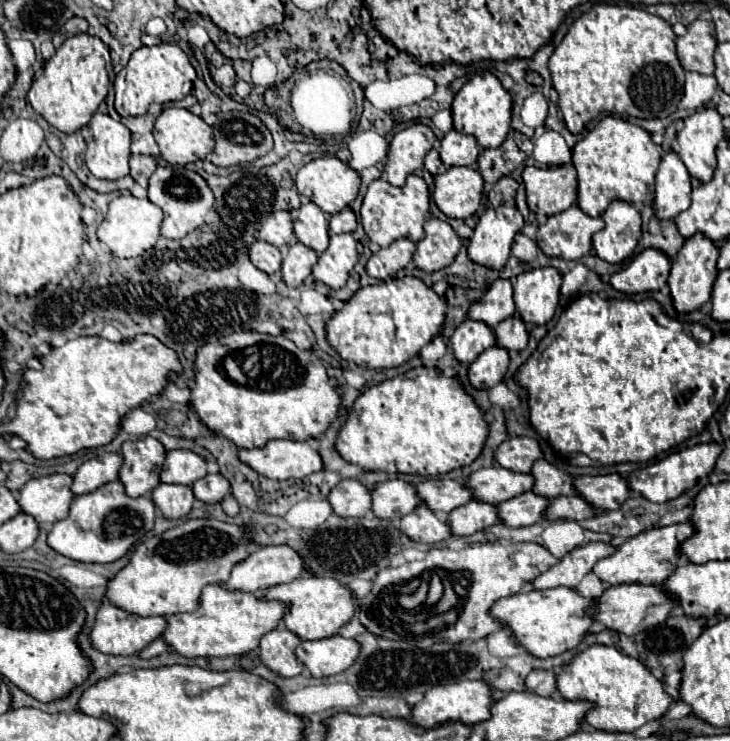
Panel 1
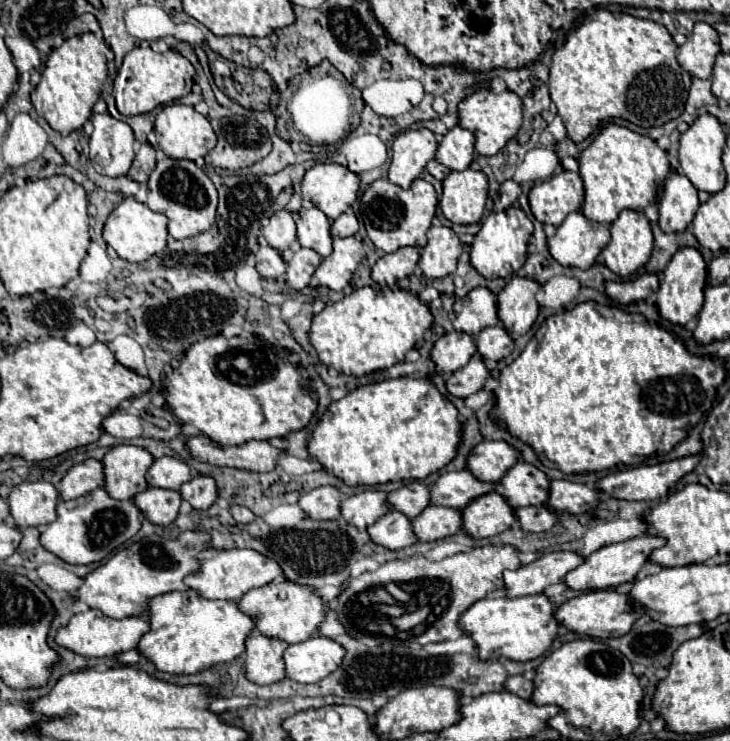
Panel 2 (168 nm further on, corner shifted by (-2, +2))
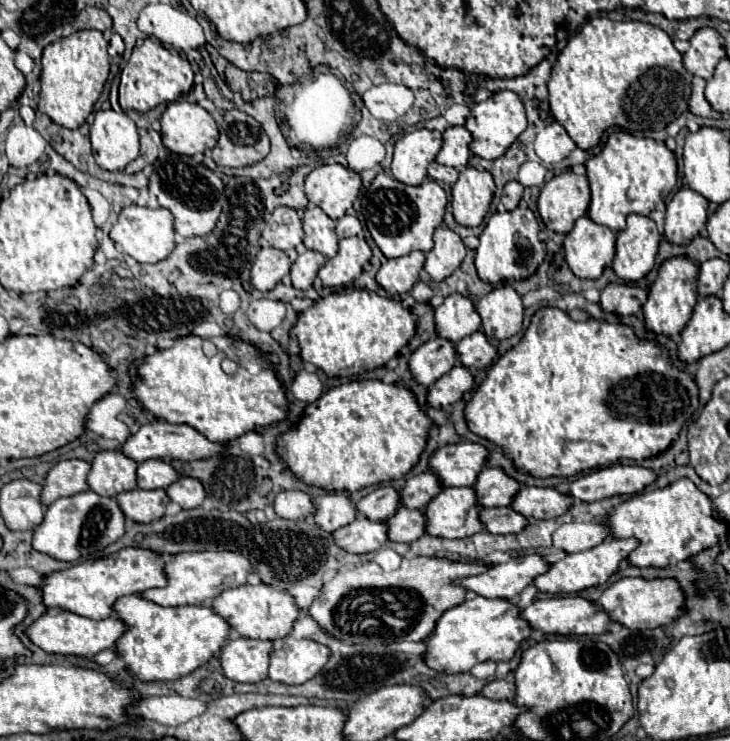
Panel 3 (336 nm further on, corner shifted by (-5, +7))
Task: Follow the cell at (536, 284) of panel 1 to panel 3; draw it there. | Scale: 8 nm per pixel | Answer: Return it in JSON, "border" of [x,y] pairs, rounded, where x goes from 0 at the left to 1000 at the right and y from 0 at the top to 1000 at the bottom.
{"border":[[[701,385],[677,387],[677,393],[652,406],[652,420],[660,428],[663,449],[677,460],[696,457],[715,447],[718,409]]]}

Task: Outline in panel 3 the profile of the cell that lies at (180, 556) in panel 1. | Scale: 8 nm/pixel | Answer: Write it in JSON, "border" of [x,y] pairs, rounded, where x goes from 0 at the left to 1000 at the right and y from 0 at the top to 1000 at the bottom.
{"border":[[[167,738],[153,749],[115,757],[88,771],[74,771],[63,776],[60,787],[55,789],[63,819],[82,819],[123,835],[145,835],[156,830],[156,811],[162,806],[195,800],[208,792],[227,792],[222,749],[205,746],[205,741],[195,738]]]}

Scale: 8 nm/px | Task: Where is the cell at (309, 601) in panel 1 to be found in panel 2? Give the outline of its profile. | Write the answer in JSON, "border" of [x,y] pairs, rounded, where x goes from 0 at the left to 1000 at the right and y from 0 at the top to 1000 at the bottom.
{"border":[[[371,785],[358,794],[341,796],[333,807],[325,810],[325,821],[338,829],[349,850],[366,861],[379,861],[393,869],[407,869],[432,856],[434,845],[445,834],[445,815],[423,791],[404,791],[401,785]]]}

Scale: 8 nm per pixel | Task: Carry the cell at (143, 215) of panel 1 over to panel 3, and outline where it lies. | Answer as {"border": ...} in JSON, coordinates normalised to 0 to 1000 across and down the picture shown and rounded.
{"border":[[[192,277],[170,279],[151,312],[151,323],[167,336],[167,341],[184,347],[189,355],[216,355],[227,350],[238,336],[238,317],[236,287],[230,282],[205,282]]]}

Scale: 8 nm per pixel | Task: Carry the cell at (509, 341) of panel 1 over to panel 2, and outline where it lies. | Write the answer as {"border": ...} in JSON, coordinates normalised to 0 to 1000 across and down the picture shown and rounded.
{"border":[[[670,440],[667,445],[659,445],[651,453],[651,464],[653,464],[653,478],[662,486],[684,489],[703,475],[703,459],[695,456],[695,451],[684,445],[684,440]]]}

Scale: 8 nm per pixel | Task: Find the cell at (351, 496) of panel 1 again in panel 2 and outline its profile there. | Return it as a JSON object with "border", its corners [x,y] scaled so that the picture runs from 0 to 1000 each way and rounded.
{"border":[[[440,656],[421,667],[412,667],[407,683],[418,691],[418,699],[423,702],[459,702],[464,699],[464,677],[467,669],[459,659]]]}

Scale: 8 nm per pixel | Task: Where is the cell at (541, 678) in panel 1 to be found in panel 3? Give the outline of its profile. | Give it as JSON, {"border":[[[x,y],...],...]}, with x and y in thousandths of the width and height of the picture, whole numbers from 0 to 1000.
{"border":[[[677,916],[658,933],[658,938],[668,941],[668,943],[696,943],[696,946],[701,946],[707,941],[707,924],[701,919],[693,919],[693,916]]]}

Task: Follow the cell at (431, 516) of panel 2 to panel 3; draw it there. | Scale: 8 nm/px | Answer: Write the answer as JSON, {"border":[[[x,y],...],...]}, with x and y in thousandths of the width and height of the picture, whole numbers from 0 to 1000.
{"border":[[[545,687],[545,692],[529,703],[532,709],[532,725],[534,730],[548,733],[564,733],[584,722],[584,698],[578,698],[575,687]]]}

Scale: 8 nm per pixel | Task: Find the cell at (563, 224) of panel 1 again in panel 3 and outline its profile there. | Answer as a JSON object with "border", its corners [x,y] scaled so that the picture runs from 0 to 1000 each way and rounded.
{"border":[[[800,290],[786,301],[784,312],[775,314],[770,336],[775,355],[789,374],[816,377],[838,355],[841,331],[844,314]]]}

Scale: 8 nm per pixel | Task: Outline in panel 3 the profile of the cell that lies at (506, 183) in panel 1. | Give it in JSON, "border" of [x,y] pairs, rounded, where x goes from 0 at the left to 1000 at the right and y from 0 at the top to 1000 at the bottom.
{"border":[[[699,244],[699,247],[690,252],[686,275],[693,283],[701,285],[704,279],[712,274],[715,258],[718,258],[718,252],[715,252],[710,244]]]}

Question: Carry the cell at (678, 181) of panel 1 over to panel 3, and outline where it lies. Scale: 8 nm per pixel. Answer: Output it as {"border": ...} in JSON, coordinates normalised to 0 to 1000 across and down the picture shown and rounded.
{"border":[[[934,252],[918,269],[910,293],[910,320],[918,328],[942,328],[962,312],[970,290],[970,269],[951,255]]]}

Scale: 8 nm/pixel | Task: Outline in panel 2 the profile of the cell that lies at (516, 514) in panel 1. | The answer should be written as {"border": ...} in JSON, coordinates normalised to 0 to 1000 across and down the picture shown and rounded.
{"border":[[[667,664],[645,675],[632,688],[632,696],[632,713],[645,726],[678,723],[705,707],[705,699],[700,699],[700,683],[695,683],[695,677],[689,677],[689,672],[684,672],[678,664]]]}

